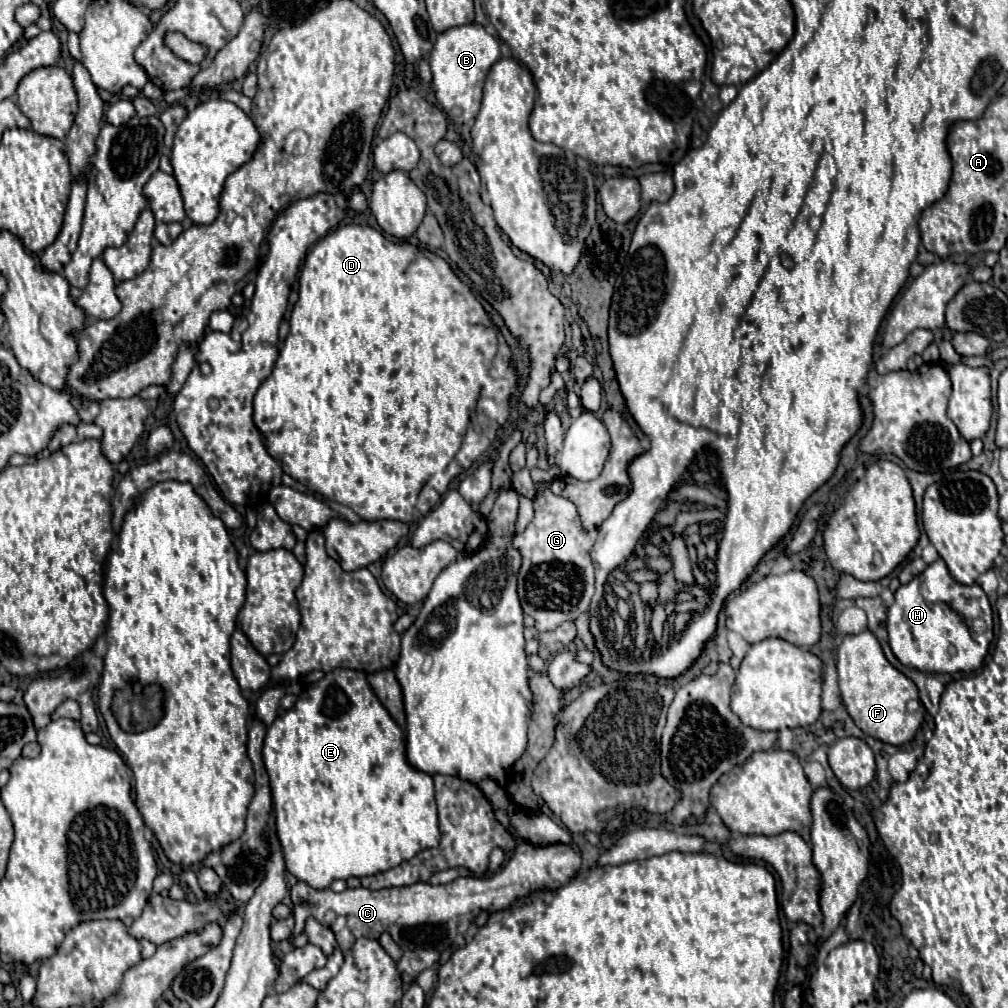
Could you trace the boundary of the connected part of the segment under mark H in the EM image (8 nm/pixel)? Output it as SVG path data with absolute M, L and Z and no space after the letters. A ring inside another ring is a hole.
M938 559L896 591L896 601L888 607L890 647L902 665L924 673L976 671L992 641L990 613L989 599L982 587L958 583L946 563ZM958 631L962 631L962 635Z

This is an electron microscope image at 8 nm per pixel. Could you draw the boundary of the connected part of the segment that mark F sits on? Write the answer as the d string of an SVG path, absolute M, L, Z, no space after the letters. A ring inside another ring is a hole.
M870 631L844 637L844 641L838 645L836 669L844 705L852 715L854 723L866 735L896 747L912 741L924 719L926 709L924 705L920 711L908 709L908 701L918 701L918 689L906 675L902 675L896 667L890 665L878 639Z

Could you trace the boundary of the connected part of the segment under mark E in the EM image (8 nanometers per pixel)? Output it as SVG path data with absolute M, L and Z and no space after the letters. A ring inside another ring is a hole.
M334 669L326 673L318 683L310 685L306 691L300 693L298 701L292 709L288 709L284 715L276 717L274 723L268 729L268 735L264 739L264 765L270 775L270 789L272 789L272 803L274 803L274 821L276 821L276 833L284 847L286 857L286 869L300 881L306 881L314 889L326 889L334 879L348 879L348 877L366 877L376 875L382 871L388 871L392 867L398 867L402 861L412 859L418 851L436 847L440 843L440 831L438 831L438 813L436 813L436 801L434 801L434 781L431 775L424 771L416 771L408 759L406 759L406 735L396 725L396 721L388 715L388 711L382 707L382 703L376 699L372 687L368 685L364 671L354 669Z

